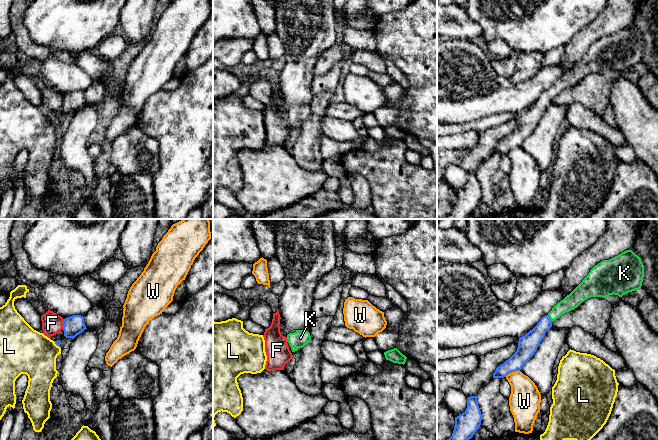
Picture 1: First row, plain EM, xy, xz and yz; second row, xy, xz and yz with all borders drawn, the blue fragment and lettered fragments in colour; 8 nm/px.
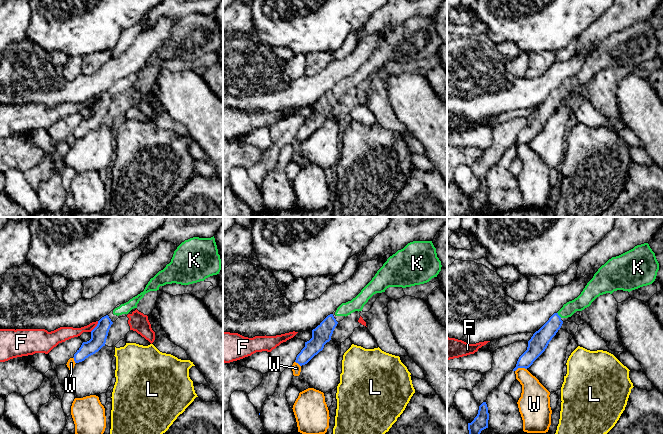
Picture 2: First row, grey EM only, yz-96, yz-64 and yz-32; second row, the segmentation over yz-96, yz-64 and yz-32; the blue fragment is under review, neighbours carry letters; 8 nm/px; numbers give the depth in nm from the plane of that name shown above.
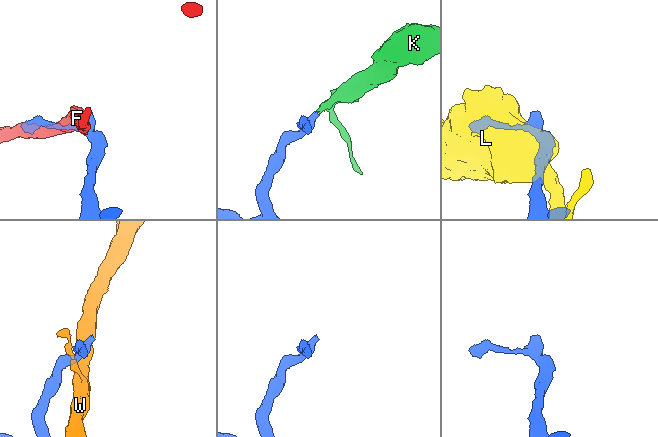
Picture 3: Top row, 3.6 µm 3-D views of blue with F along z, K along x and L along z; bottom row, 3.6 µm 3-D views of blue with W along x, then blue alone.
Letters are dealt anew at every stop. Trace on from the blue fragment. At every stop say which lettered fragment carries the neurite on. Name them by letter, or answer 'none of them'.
K

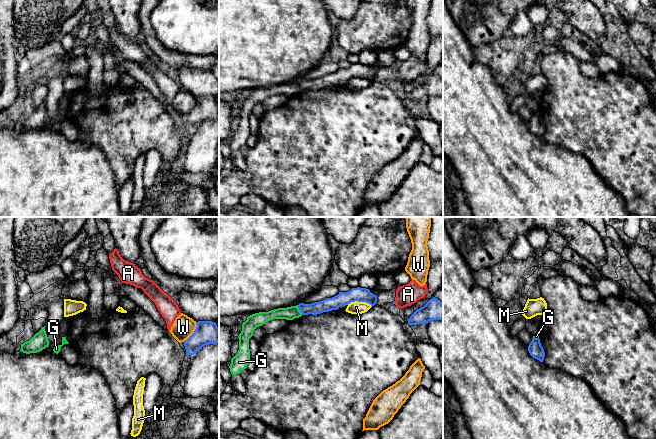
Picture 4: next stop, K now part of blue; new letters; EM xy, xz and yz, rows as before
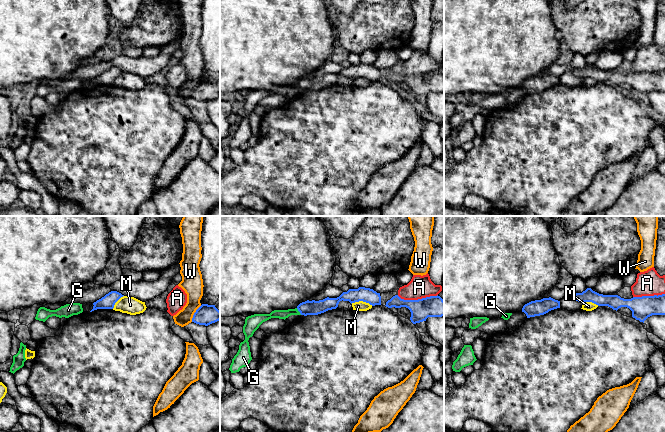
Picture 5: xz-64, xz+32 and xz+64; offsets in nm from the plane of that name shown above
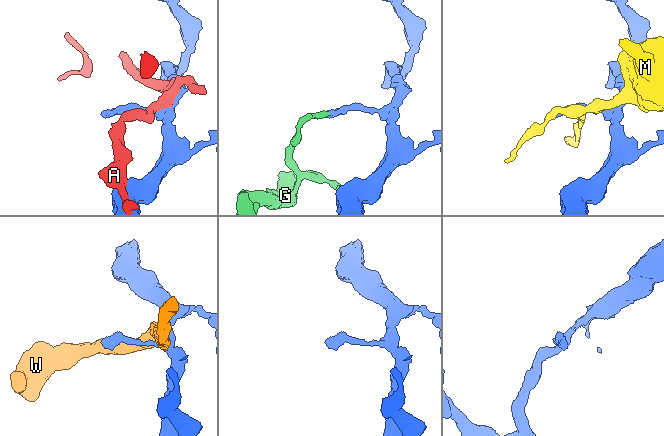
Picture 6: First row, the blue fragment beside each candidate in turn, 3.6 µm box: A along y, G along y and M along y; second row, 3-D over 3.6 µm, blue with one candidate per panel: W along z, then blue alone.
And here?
none of them

